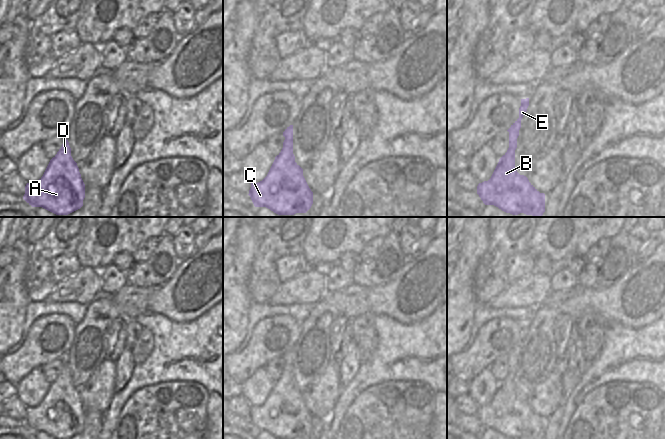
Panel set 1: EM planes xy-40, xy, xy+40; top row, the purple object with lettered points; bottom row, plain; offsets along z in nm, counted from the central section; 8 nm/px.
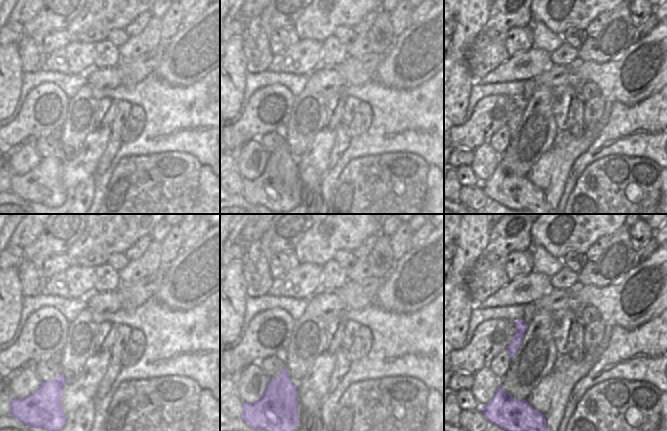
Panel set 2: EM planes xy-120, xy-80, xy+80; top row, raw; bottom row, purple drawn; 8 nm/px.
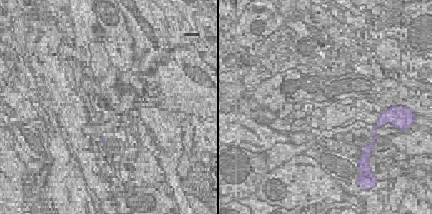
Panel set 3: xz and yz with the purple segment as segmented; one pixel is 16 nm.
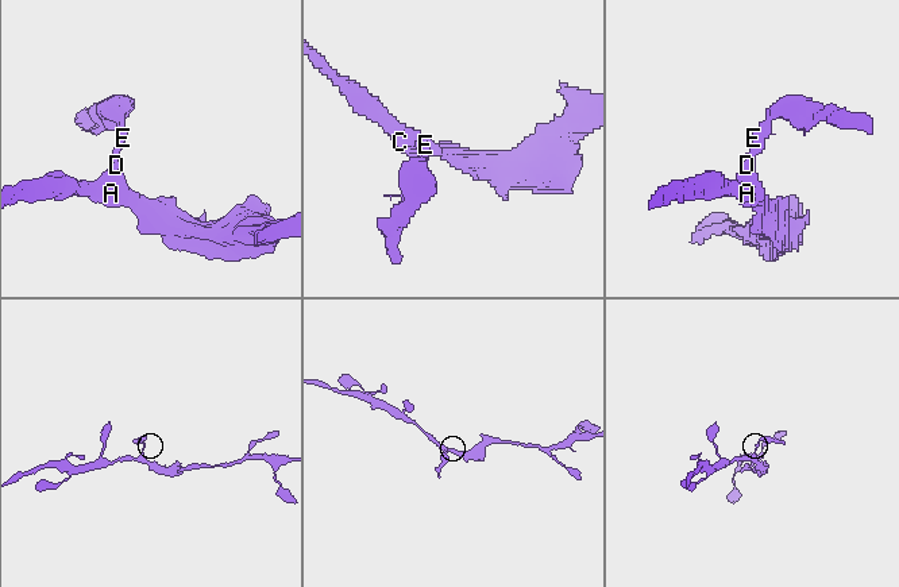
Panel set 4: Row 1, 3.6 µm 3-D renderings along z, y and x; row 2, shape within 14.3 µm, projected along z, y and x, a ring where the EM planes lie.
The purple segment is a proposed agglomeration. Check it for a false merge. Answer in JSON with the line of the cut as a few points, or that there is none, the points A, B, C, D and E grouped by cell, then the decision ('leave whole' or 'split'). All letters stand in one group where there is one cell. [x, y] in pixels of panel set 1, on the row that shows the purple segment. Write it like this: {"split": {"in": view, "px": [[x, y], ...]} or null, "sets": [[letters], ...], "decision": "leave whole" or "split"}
{"split": {"in": "xy", "px": [[285, 136], [292, 139]]}, "sets": [["A", "B", "C", "D"], ["E"]], "decision": "split"}

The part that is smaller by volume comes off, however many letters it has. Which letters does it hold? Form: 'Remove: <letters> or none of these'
Remove: E.

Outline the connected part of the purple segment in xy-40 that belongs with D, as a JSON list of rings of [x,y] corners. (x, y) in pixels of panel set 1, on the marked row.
[[[66,138],[36,183],[27,183],[23,199],[56,215],[68,215],[83,206],[85,184],[71,156]]]

